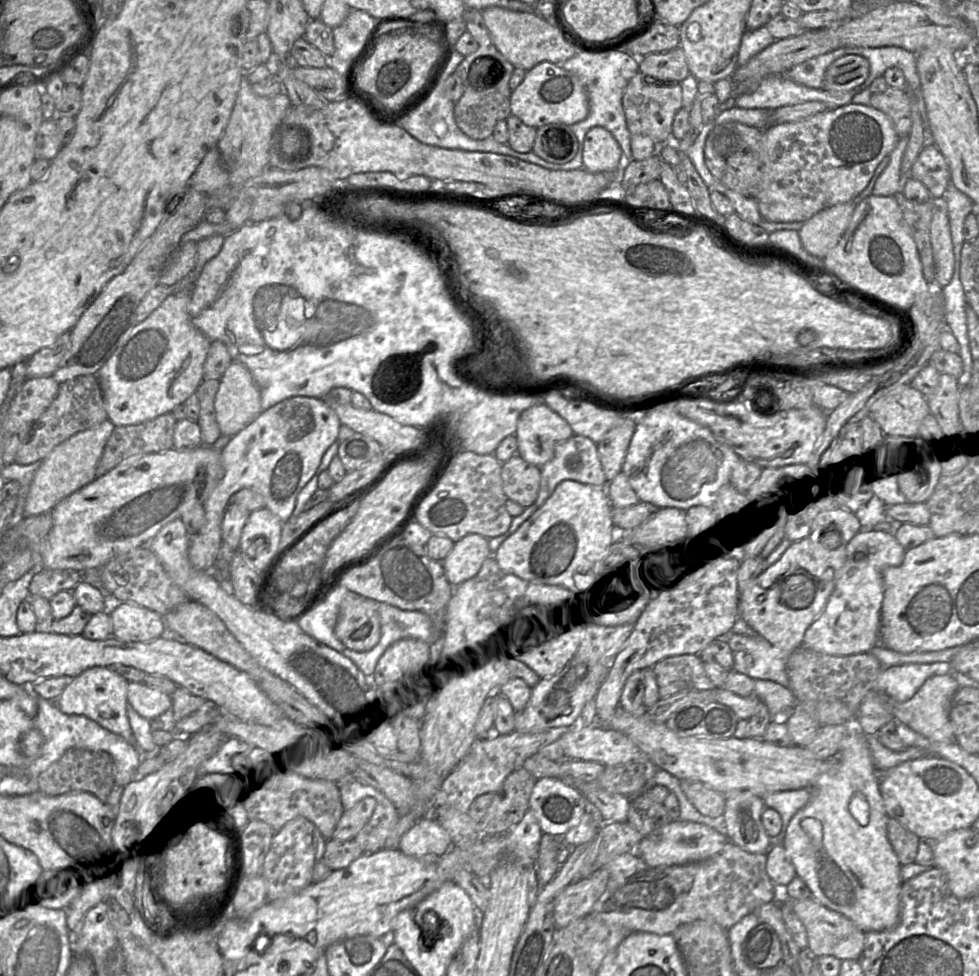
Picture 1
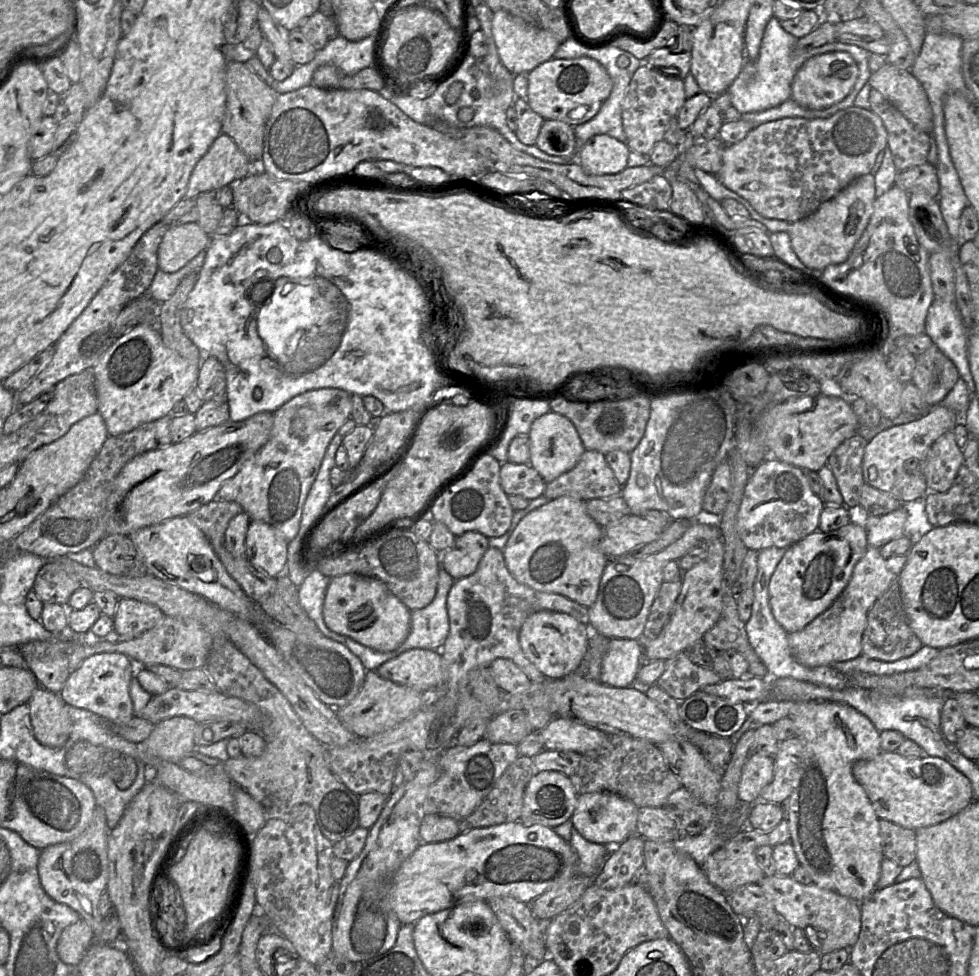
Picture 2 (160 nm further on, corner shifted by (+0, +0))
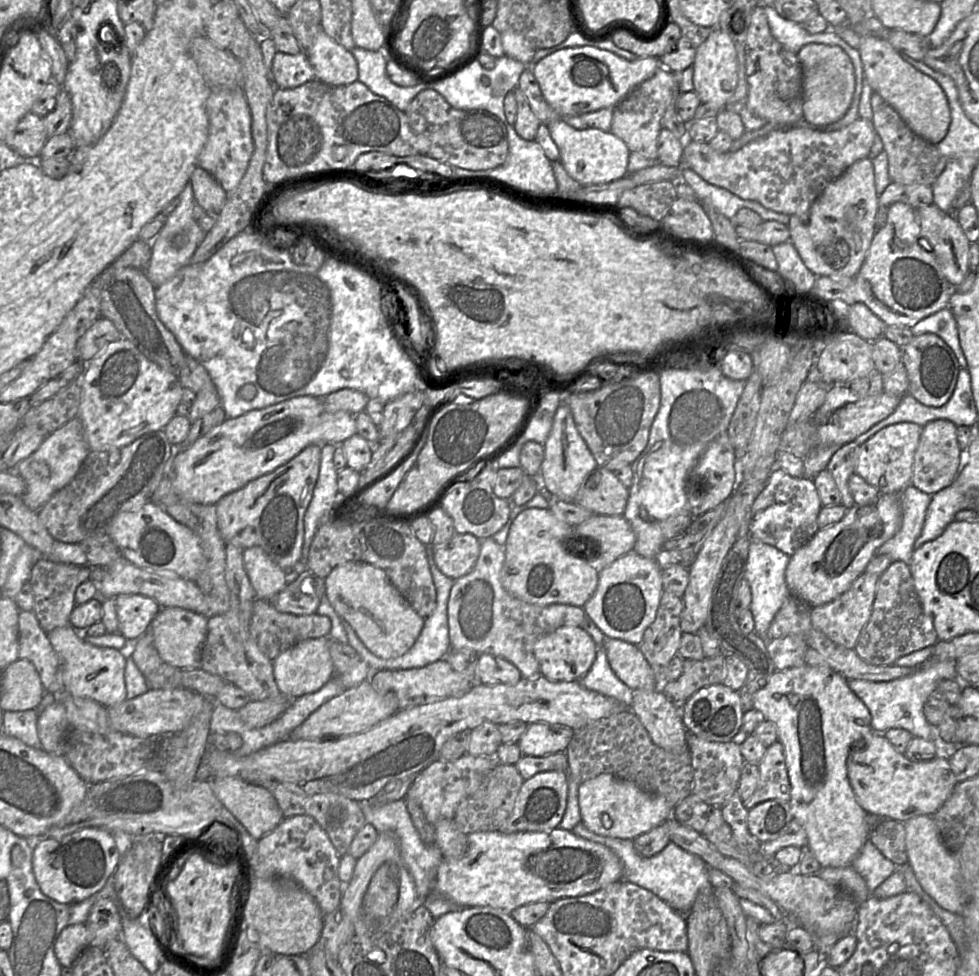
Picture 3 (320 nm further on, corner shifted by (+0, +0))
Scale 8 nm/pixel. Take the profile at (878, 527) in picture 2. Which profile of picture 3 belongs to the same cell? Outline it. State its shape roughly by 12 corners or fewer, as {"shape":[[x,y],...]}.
{"shape":[[910,485],[900,494],[902,522],[875,555],[910,567],[932,495]]}

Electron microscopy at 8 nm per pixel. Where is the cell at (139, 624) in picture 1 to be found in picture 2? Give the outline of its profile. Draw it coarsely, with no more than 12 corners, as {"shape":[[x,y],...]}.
{"shape":[[119,598],[113,620],[117,638],[141,635],[158,625],[160,608]]}

